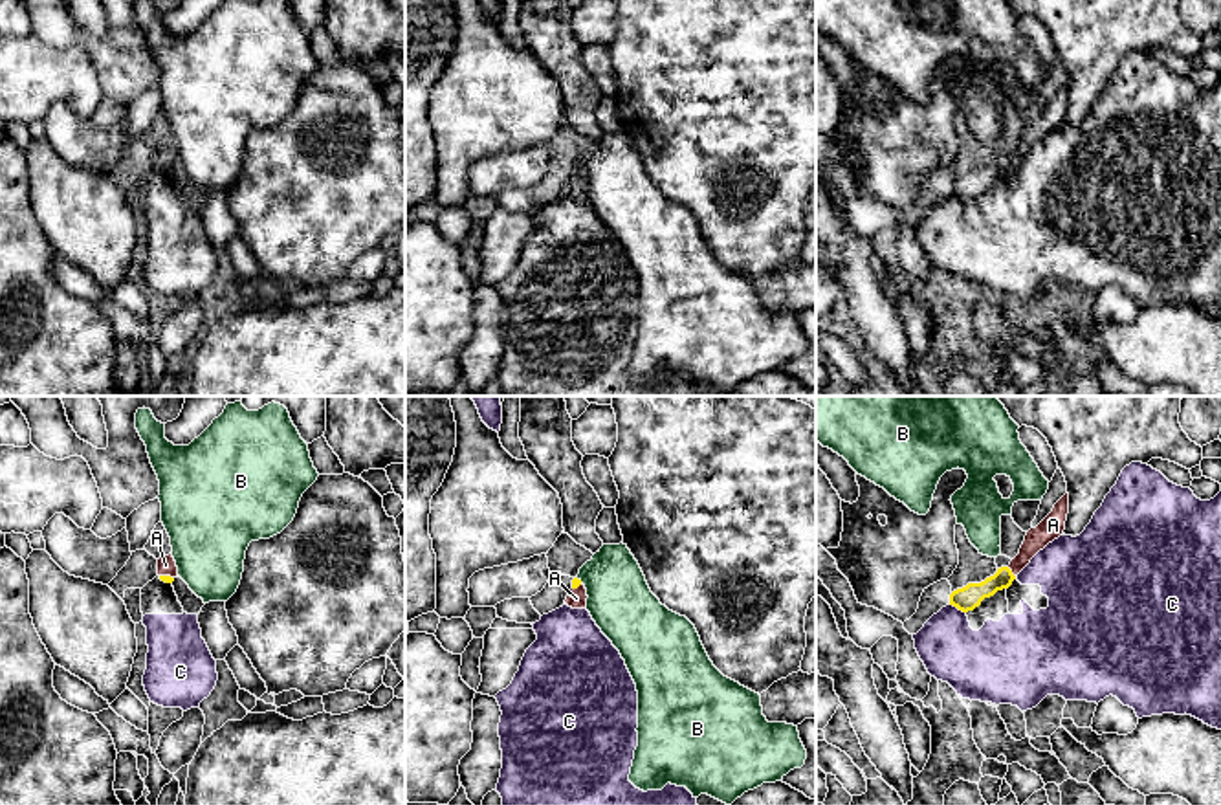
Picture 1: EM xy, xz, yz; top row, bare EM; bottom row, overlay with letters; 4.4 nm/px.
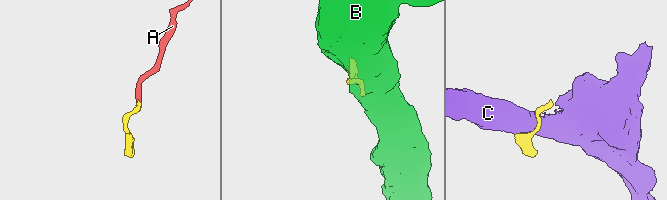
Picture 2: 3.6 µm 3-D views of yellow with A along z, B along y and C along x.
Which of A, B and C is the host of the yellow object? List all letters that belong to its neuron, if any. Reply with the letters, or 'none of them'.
A

